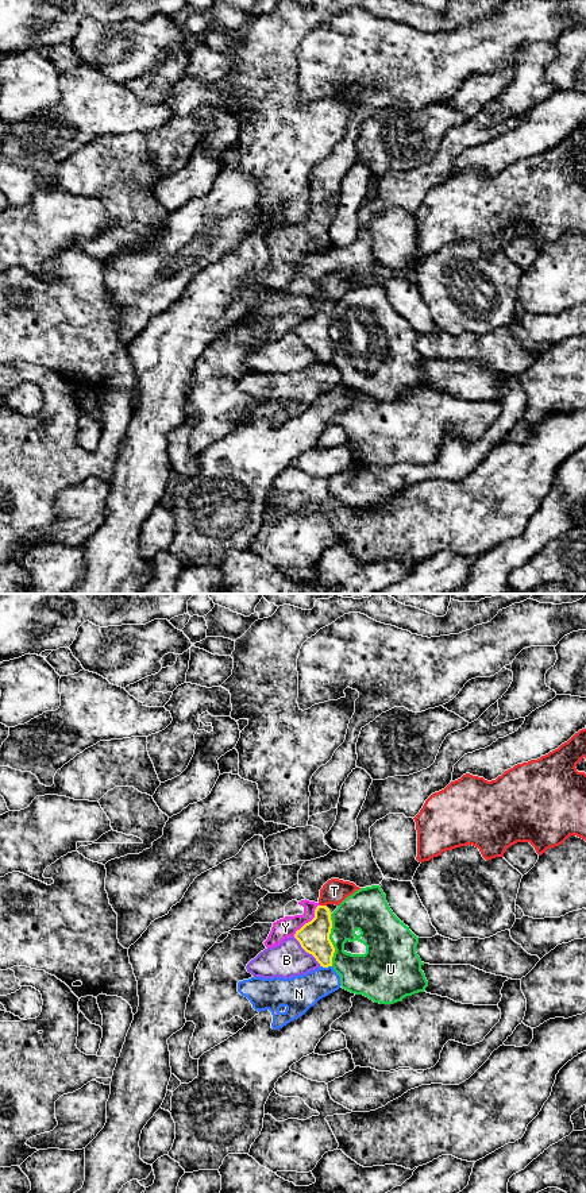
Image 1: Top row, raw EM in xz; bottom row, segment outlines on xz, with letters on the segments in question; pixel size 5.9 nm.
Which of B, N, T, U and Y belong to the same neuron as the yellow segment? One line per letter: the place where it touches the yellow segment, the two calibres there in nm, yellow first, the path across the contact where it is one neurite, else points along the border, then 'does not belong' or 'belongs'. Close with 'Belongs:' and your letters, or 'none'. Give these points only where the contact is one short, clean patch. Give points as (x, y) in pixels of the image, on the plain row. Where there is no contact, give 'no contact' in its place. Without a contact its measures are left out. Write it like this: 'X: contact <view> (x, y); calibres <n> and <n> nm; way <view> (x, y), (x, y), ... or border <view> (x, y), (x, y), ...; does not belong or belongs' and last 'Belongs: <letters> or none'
B: contact xz (307, 347); calibres 190 and 220 nm; does not belong
N: contact xz (326, 362); calibres 190 and 220 nm; does not belong
T: contact xz (323, 301); calibres 190 and 150 nm; does not belong
U: contact xz (330, 335); calibres 190 and 220 nm; does not belong
Y: contact xz (308, 317); calibres 190 and 120 nm; border xz (319, 300), (313, 312), (293, 331); does not belong
Belongs: none

